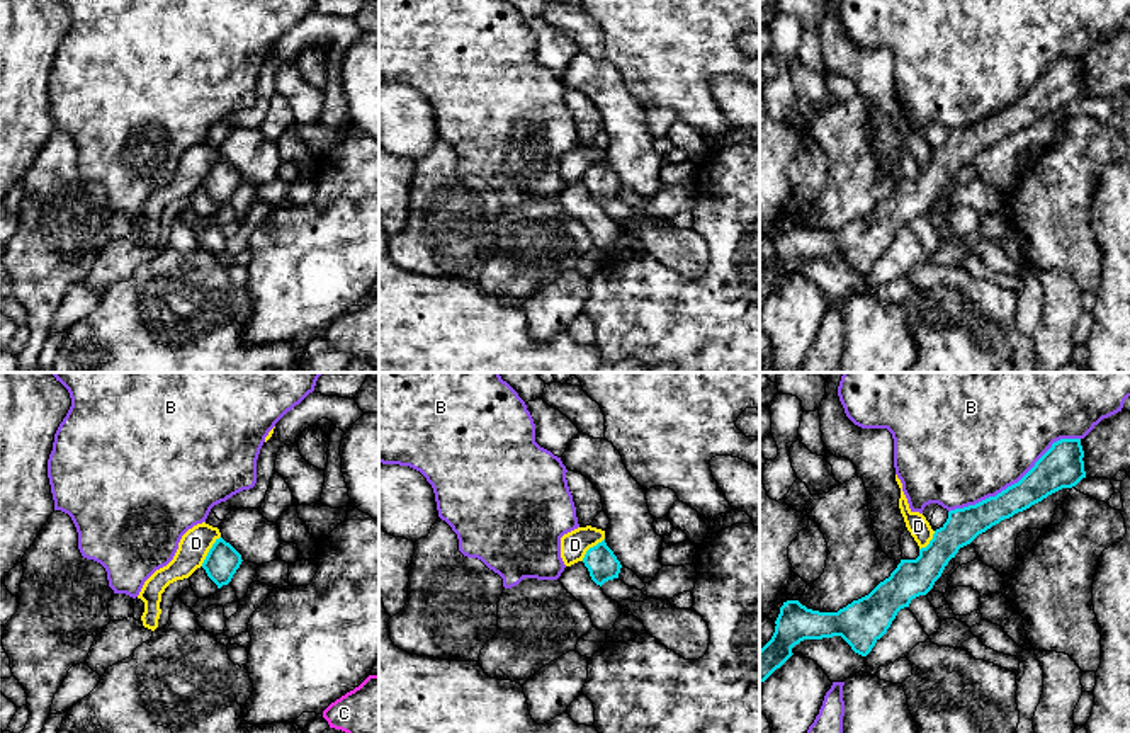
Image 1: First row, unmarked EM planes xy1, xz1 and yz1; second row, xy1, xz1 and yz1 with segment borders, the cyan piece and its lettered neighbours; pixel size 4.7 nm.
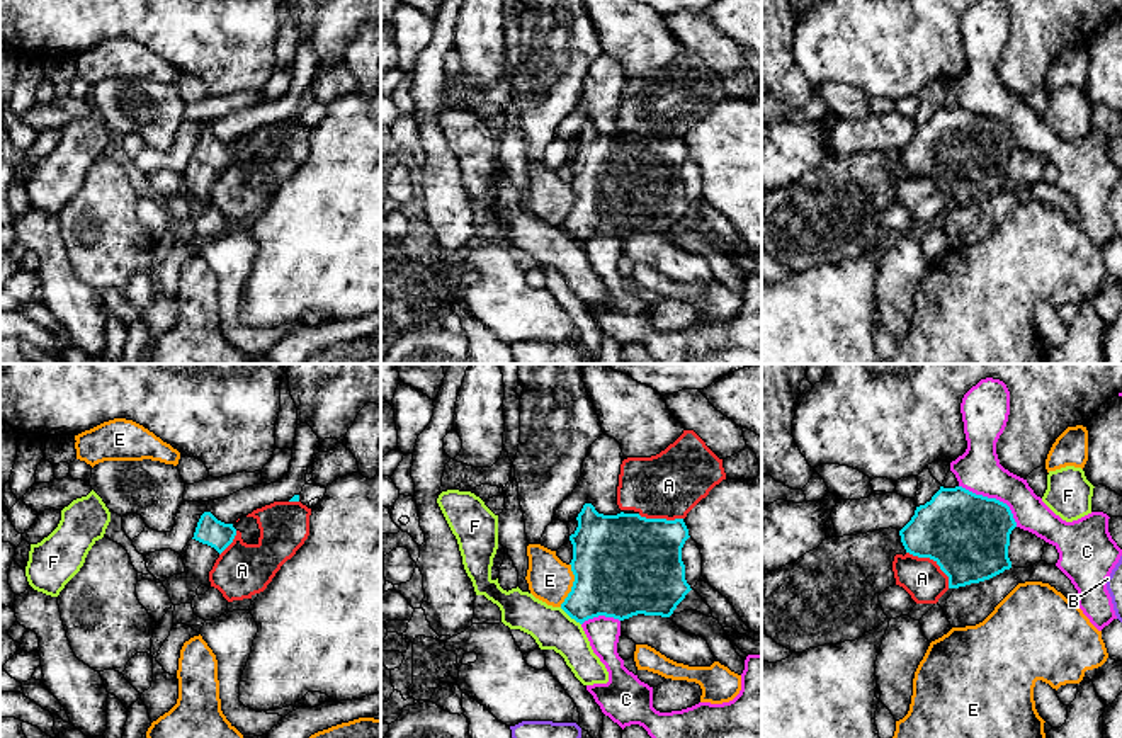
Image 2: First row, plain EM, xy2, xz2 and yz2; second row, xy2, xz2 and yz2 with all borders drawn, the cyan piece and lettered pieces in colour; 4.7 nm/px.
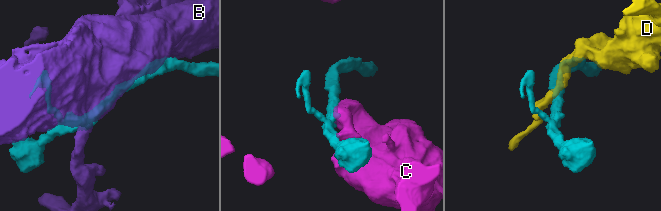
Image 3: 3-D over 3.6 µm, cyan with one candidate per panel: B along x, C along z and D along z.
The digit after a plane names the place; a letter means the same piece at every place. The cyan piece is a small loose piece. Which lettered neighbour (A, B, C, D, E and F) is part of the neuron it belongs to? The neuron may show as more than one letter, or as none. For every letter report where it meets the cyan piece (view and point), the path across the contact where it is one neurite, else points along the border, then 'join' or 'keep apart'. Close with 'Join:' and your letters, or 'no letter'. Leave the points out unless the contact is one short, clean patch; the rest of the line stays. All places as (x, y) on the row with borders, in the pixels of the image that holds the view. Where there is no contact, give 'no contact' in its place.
A: yz2 (934, 560) | keep apart
B: yz1 (1015, 483) | keep apart
C: yz2 (993, 499) | keep apart
D: xy1 (209, 551) | along xy1 (220, 536), (201, 565) | keep apart
E: xz2 (573, 585) | along xz2 (570, 563), (573, 585), (560, 606) | keep apart
F: xz2 (570, 616) | along xz2 (560, 607), (580, 624) | keep apart
Join: no letter

